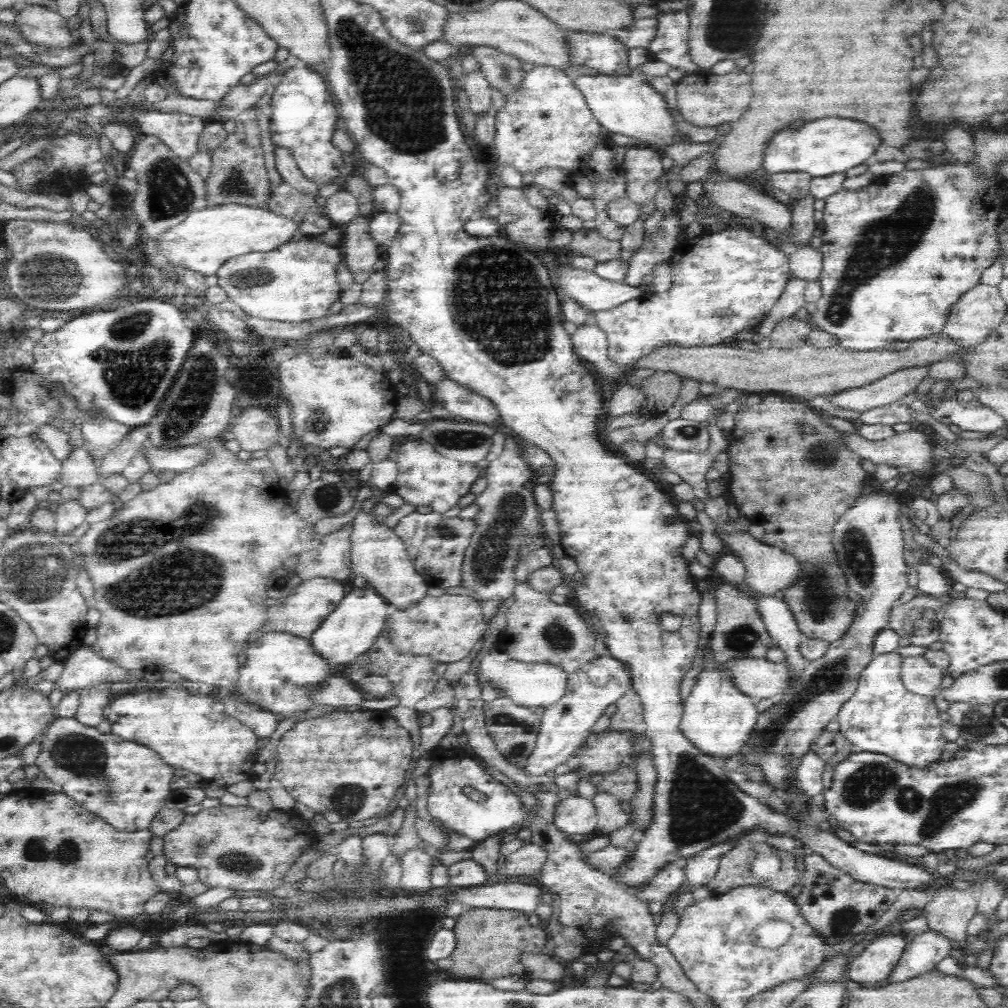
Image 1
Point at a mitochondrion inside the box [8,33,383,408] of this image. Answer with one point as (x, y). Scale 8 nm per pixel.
(169, 193)

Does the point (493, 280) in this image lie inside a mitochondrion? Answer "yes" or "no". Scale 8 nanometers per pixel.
yes

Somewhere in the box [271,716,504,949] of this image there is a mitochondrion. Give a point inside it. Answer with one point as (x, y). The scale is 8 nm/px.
(347, 798)

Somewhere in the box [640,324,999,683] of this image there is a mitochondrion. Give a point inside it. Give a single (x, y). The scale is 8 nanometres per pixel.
(858, 557)

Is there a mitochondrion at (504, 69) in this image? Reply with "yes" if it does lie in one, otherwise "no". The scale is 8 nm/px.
yes

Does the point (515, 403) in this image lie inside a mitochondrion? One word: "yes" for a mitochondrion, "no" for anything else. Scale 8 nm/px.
no

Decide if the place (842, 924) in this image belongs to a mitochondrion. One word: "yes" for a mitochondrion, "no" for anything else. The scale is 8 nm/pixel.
yes

